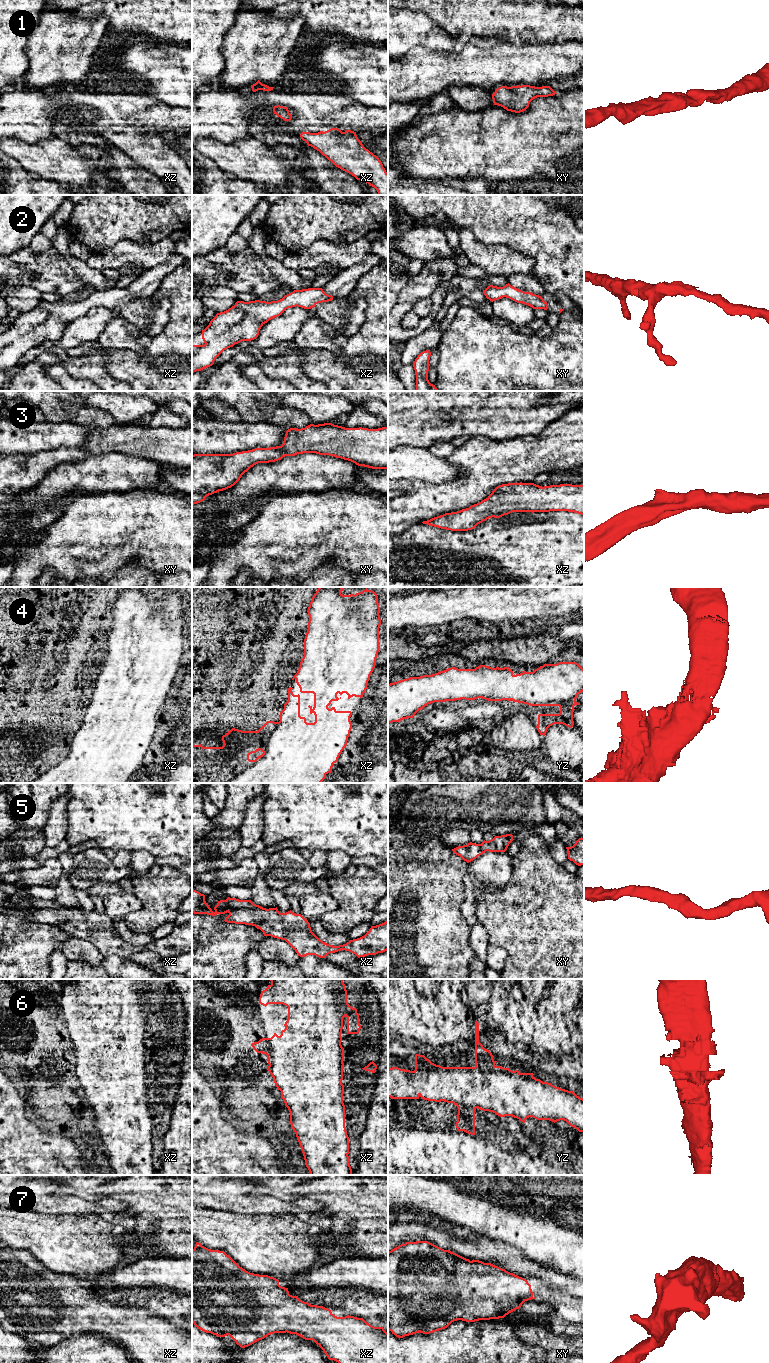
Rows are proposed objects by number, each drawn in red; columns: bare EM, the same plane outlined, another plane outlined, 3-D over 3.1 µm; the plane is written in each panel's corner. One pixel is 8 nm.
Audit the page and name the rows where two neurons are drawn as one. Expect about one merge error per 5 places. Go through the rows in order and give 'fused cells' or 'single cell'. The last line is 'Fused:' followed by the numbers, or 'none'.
1: single cell
2: single cell
3: single cell
4: single cell
5: single cell
6: single cell
7: single cell
Fused: none

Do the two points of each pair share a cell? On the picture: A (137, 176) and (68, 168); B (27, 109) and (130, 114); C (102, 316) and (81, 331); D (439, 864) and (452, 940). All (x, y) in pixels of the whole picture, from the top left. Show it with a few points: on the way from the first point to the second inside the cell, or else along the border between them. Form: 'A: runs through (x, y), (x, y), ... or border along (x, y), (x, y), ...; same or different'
A: border along (109, 149), (109, 162), (102, 167), (104, 174); different
B: runs through (53, 103), (64, 97), (91, 97), (104, 105); same
C: runs through (97, 318), (86, 328); same
D: runs through (439, 883), (439, 921); same

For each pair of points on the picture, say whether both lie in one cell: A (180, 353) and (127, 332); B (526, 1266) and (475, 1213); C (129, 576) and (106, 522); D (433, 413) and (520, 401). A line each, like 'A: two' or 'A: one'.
A: two
B: two
C: two
D: one

